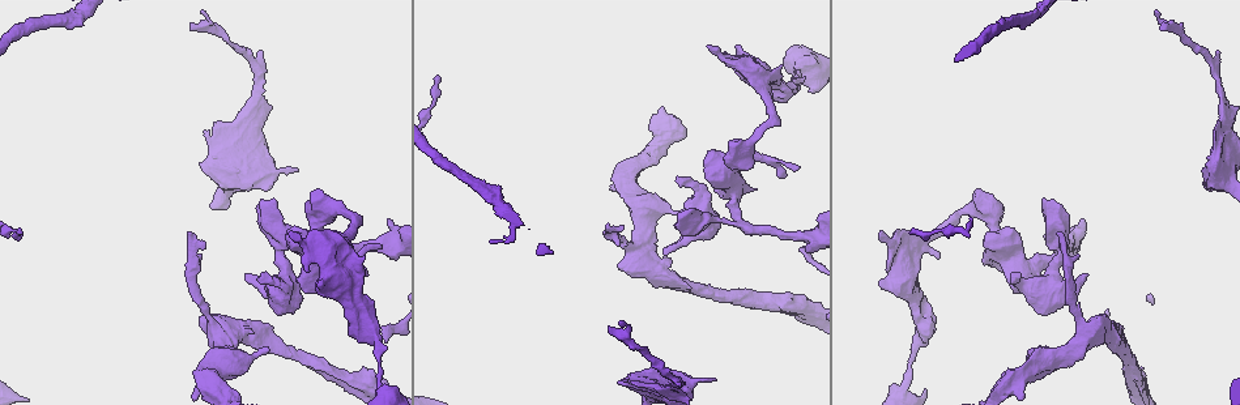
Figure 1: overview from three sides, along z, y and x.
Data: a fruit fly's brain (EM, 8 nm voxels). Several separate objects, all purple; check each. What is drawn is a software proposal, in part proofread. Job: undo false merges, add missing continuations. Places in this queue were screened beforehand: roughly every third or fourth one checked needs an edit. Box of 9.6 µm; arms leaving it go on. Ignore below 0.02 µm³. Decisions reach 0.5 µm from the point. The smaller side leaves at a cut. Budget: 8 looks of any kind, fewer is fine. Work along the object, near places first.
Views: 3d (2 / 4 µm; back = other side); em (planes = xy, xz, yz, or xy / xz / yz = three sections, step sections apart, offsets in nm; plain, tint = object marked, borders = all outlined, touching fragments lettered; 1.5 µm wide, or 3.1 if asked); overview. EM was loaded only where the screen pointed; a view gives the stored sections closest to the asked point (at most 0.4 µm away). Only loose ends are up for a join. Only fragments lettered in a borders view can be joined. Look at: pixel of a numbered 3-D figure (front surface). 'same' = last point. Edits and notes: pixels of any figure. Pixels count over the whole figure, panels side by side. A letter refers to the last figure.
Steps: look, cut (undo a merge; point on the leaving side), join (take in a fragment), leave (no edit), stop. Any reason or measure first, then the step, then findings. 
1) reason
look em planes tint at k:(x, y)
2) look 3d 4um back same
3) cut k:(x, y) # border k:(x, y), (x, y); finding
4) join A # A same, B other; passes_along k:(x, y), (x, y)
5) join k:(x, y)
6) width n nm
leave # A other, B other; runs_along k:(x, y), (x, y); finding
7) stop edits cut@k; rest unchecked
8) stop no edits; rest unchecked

calibre changes
look 3d 4um back at 1:(903, 391)

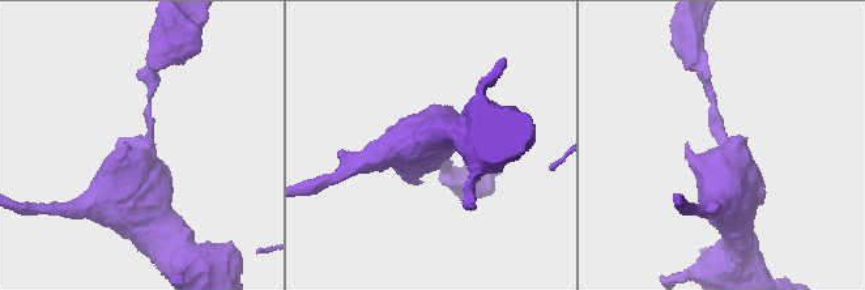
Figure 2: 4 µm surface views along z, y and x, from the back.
look em xz step 4 borders at 2:(725, 151)

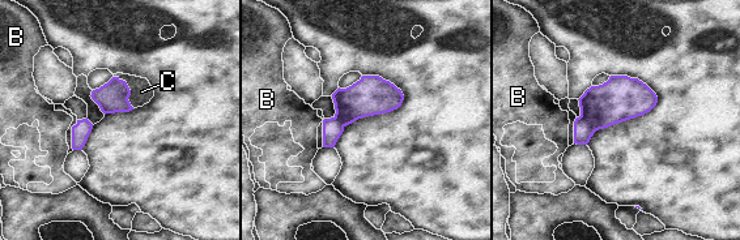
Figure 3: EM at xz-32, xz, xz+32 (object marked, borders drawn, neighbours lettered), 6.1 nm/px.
width 30 nm
cut 3:(619, 99) # B other, C other; a second cell is stuck on

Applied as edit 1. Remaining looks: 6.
thin neck
look 3d 2um at 1:(1052, 253)

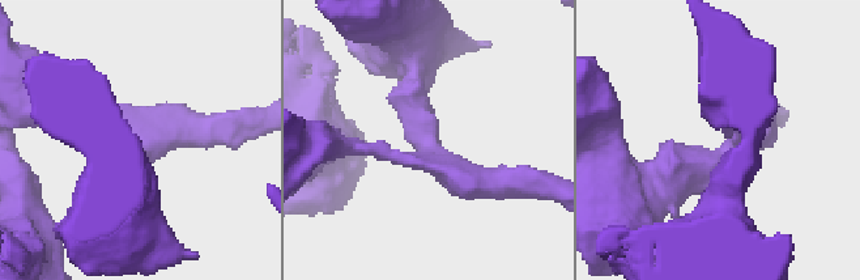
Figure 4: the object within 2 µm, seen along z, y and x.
arms 3; arm_widths 220, 260, 300 nm
look em planes plain at 4:(142, 140)

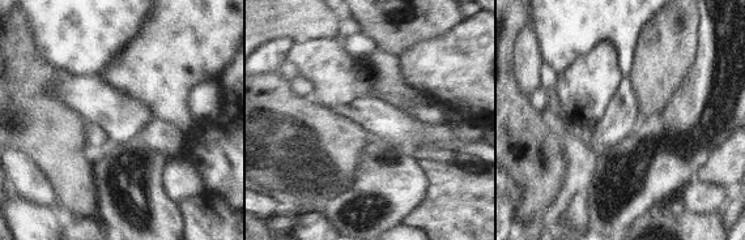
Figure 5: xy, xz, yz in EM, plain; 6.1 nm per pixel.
see the neighbours
look em planes borders same

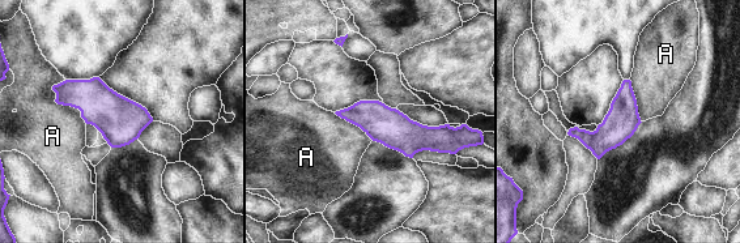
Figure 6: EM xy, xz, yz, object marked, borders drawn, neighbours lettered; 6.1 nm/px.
width 200 nm
leave # A other; runs_along 6:(343, 113), (403, 135), (447, 133); all the same cell

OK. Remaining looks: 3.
see it whole again
look overview

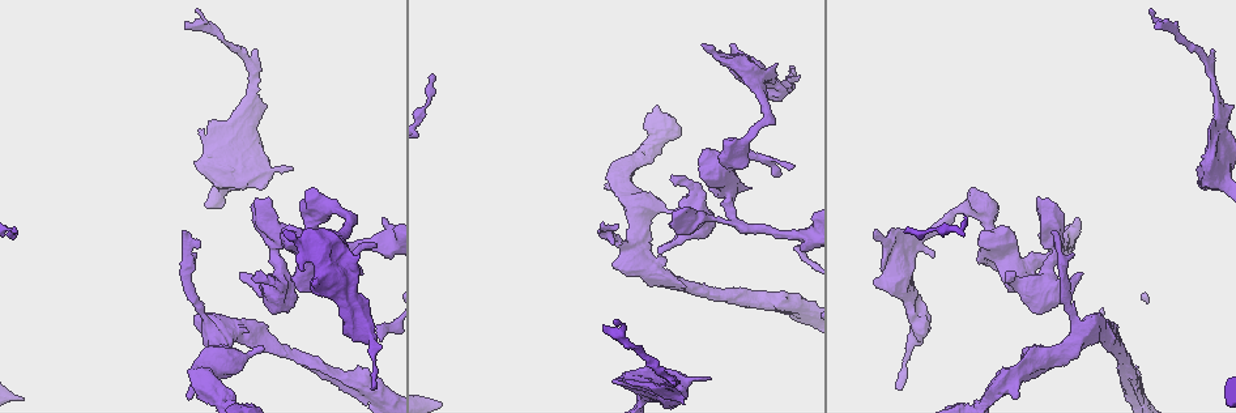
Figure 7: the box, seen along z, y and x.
free end
look 3d 2um back at 7:(1006, 272)

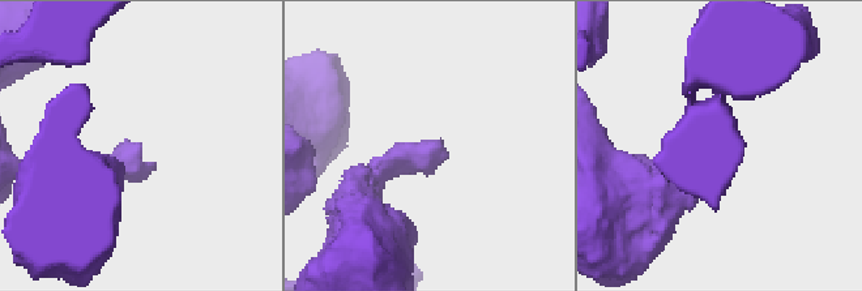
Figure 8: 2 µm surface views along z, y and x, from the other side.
look em planes borders at 8:(436, 144)

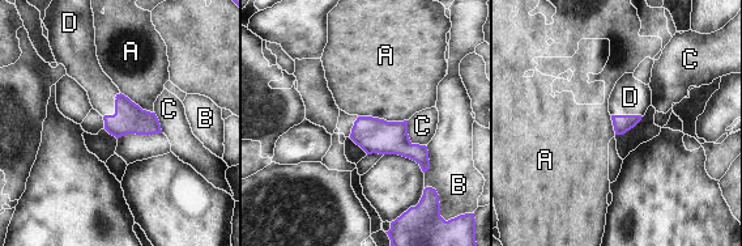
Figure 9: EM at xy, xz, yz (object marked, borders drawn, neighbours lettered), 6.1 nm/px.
join D # A other, B other, C other, D same; passes_along 9:(129, 118), (115, 107), (101, 89); the cell continues

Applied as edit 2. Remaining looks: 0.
stop edits cut@3, join@9; rest unchecked

